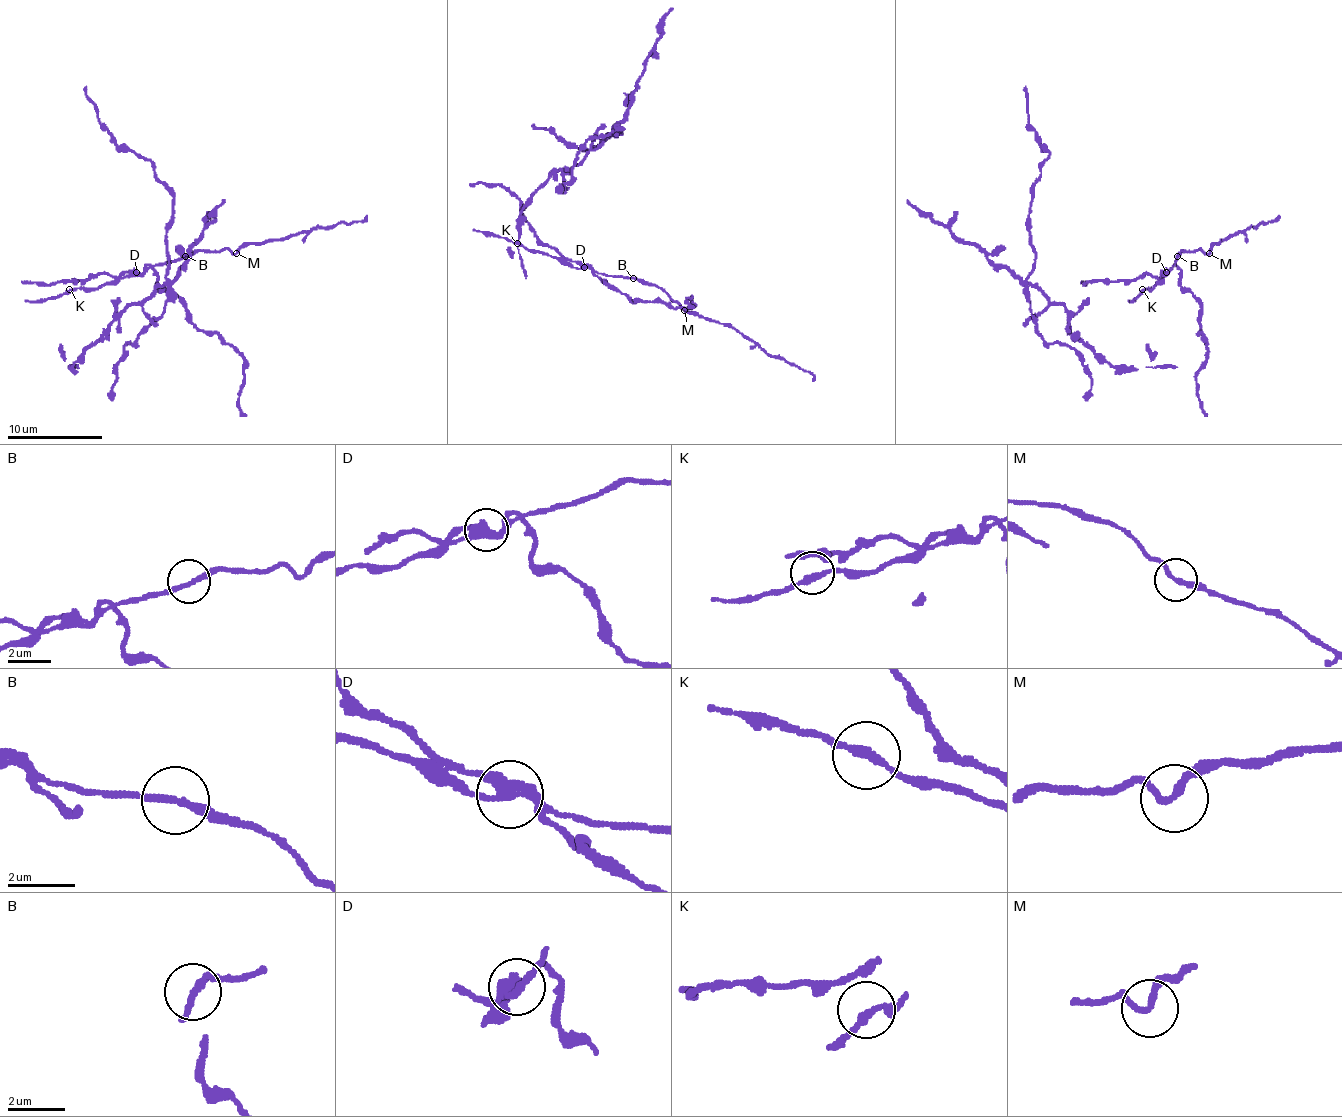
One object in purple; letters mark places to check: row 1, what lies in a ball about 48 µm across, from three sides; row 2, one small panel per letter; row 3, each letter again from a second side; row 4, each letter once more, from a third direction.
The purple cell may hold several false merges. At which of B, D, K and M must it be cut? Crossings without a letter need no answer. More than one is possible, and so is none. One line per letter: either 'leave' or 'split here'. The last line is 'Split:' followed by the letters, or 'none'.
B: leave
D: split here
K: leave
M: split here
Split: D, M

